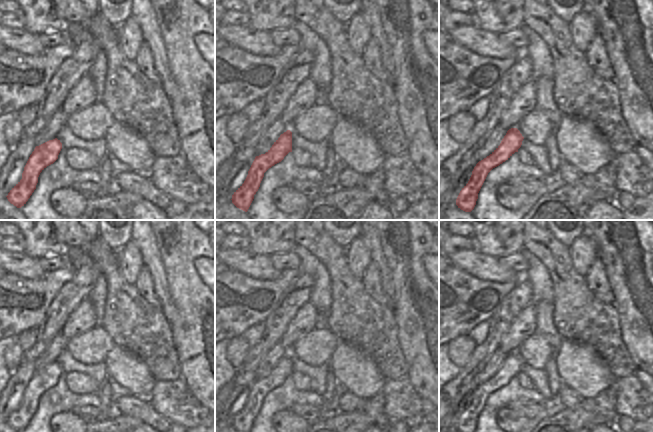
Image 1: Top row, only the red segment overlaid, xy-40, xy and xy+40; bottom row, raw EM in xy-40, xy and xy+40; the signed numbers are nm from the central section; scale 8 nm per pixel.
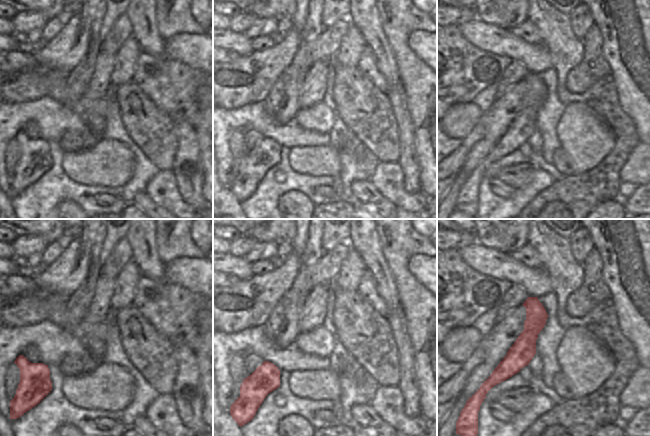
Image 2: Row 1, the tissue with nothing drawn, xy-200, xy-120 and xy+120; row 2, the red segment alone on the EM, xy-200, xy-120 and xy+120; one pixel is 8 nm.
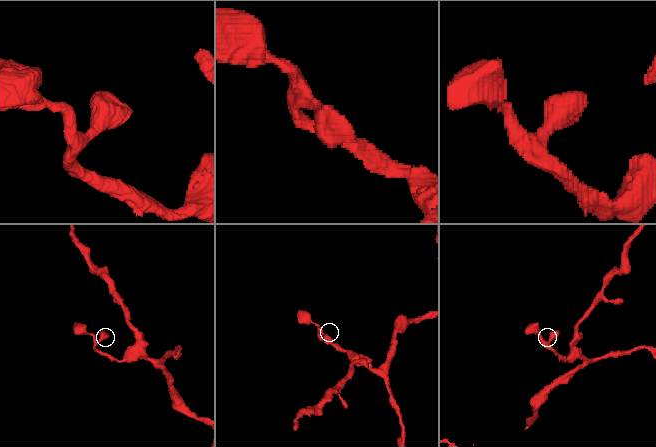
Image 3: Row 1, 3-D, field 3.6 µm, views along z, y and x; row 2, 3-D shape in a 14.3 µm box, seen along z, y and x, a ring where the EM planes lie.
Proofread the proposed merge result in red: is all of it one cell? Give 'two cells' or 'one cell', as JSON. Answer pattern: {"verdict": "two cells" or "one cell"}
{"verdict": "one cell"}

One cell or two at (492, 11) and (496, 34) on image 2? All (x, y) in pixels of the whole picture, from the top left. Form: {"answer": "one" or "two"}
{"answer": "two"}

